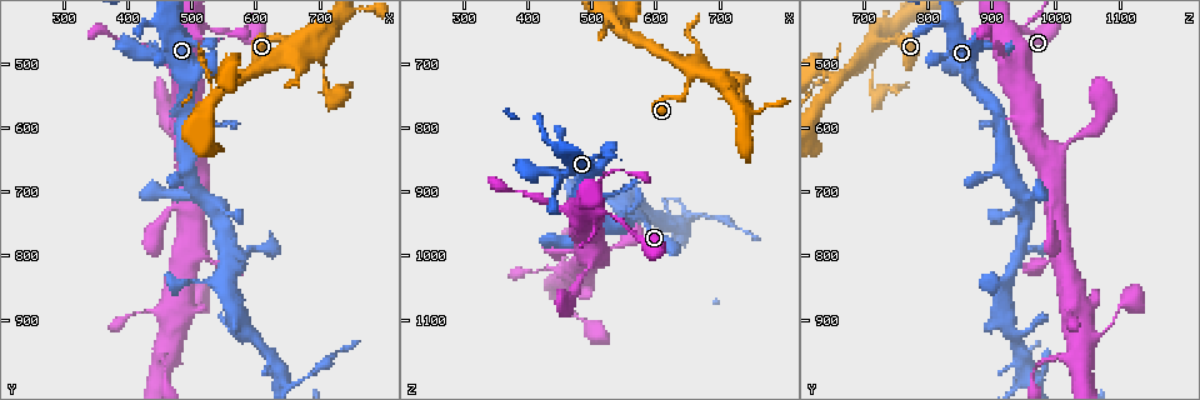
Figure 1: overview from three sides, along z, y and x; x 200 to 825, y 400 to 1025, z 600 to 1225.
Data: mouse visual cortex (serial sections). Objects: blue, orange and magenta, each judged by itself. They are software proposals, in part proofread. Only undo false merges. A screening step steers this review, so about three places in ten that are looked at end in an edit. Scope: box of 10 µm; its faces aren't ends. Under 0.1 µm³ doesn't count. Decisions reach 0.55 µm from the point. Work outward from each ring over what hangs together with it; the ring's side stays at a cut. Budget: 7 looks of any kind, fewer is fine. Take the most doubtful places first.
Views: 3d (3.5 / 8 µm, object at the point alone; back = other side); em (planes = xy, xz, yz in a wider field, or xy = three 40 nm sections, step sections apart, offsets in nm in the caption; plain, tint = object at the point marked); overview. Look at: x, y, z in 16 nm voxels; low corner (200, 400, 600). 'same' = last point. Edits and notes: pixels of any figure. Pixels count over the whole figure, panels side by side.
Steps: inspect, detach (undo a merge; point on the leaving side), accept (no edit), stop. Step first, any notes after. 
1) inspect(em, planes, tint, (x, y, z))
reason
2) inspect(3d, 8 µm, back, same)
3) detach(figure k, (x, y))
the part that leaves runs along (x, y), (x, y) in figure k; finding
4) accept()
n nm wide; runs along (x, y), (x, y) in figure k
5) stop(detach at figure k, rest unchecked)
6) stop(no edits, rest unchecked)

inspect(3d, 3.5 µm, (645, 985, 955))
abrupt turn

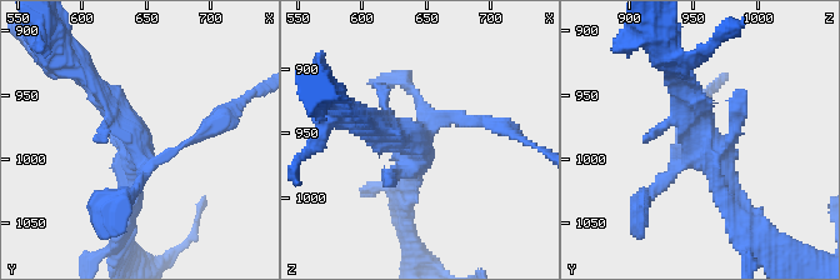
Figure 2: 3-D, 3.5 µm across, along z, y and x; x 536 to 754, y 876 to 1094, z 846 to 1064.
inspect(em, xy, step 2, tint, (640, 986, 958))

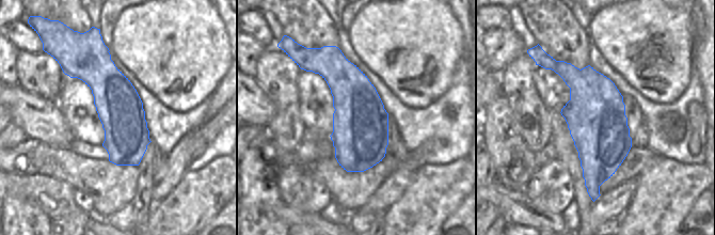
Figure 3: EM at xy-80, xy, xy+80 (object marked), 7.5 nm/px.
inspect(em, xy, step 5, tint, same)

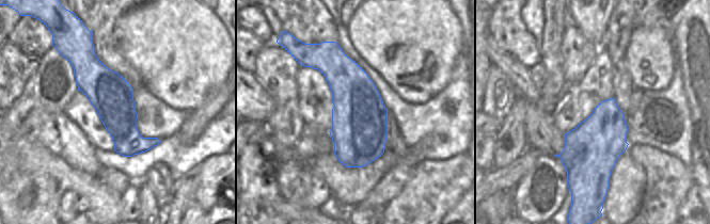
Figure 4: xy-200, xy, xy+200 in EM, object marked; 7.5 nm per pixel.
accept()
runs along (86, 76), (148, 160), (194, 138) in figure 2; one cell here

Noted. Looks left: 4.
inspect(3d, 3.5 µm, (660, 465, 715))
a narrow waist

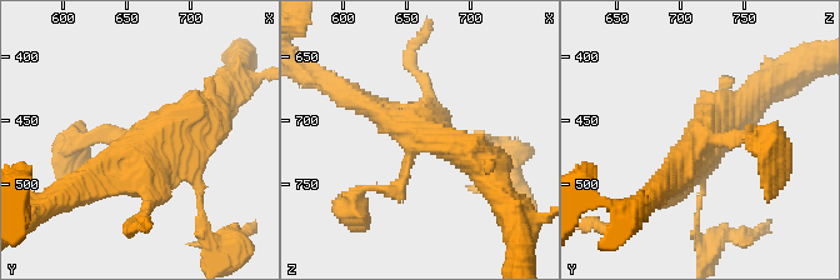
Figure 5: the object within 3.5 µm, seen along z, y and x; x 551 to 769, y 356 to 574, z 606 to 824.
inspect(em, xy, step 1, plain, (656, 466, 712))

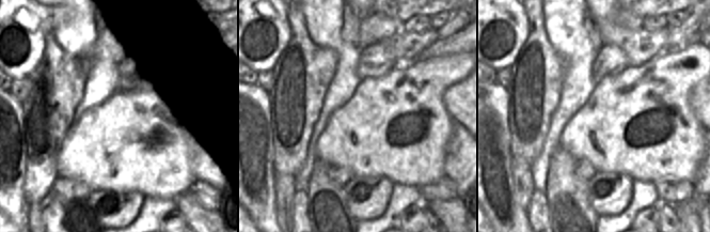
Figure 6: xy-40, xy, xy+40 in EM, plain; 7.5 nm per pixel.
inspect(em, xy, step 1, tint, same)

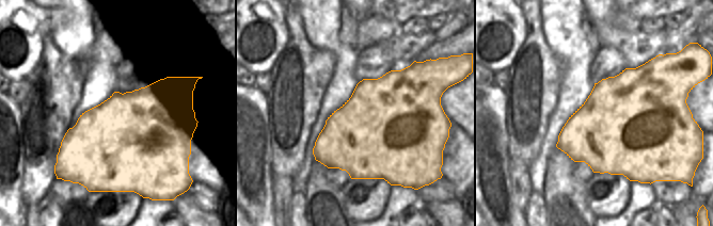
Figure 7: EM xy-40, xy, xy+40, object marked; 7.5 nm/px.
accept()
700 nm wide; runs along (749, 139), (698, 143), (660, 189) in figure 5; one cell here

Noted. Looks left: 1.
stop(no edits, rest unchecked)

